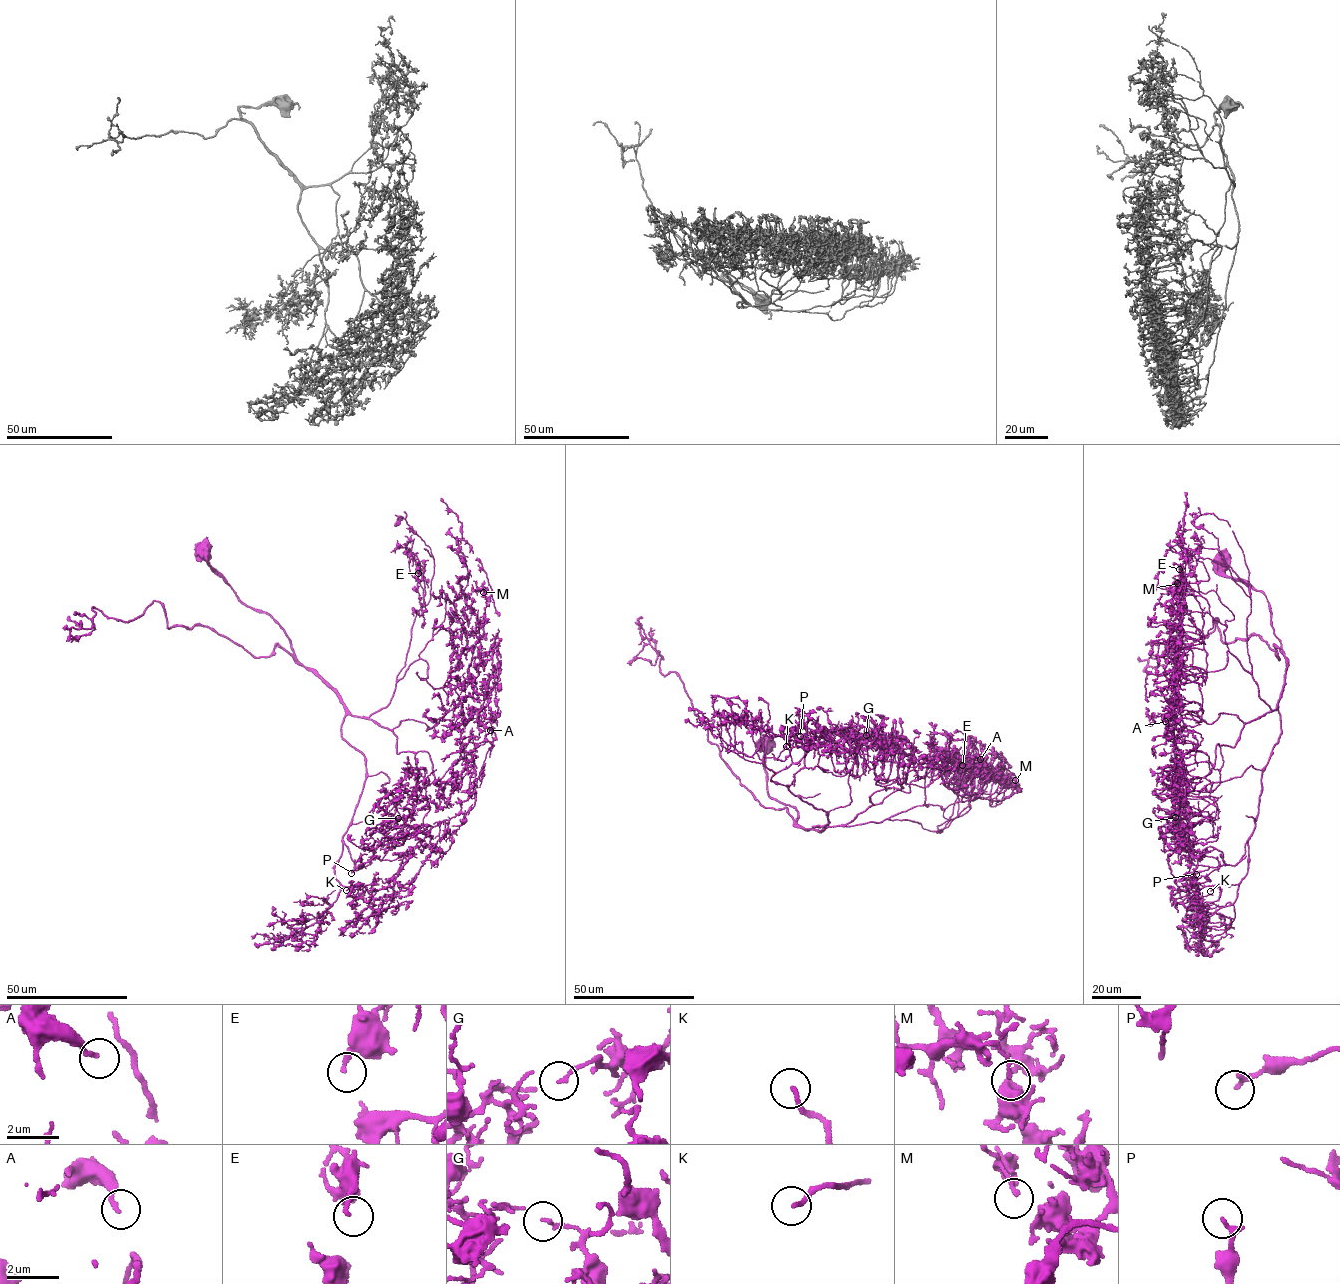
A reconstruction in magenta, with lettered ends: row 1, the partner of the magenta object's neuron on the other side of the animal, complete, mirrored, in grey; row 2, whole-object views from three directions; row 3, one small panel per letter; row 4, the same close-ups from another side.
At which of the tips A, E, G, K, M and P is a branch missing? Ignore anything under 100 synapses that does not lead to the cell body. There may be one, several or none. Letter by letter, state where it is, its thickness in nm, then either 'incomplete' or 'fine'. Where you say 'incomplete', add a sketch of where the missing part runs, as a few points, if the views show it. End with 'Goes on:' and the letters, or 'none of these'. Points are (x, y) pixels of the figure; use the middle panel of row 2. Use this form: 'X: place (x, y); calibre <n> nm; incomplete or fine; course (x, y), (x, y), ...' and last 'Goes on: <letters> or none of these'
A: place (980, 759); calibre 150 nm; fine
E: place (962, 765); calibre 160 nm; fine
G: place (866, 735); calibre 100 nm; fine
K: place (786, 746); calibre 140 nm; fine
M: place (1015, 780); calibre 100 nm; fine
P: place (800, 736); calibre 170 nm; fine
Goes on: none of these

